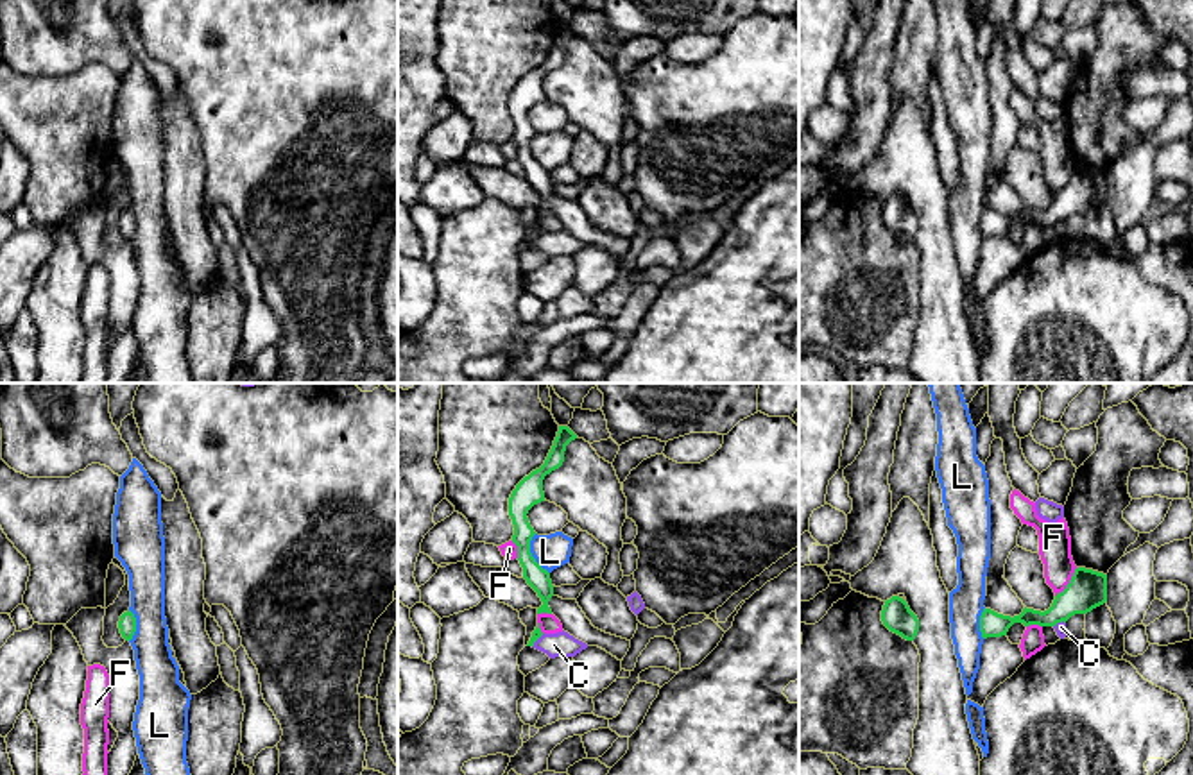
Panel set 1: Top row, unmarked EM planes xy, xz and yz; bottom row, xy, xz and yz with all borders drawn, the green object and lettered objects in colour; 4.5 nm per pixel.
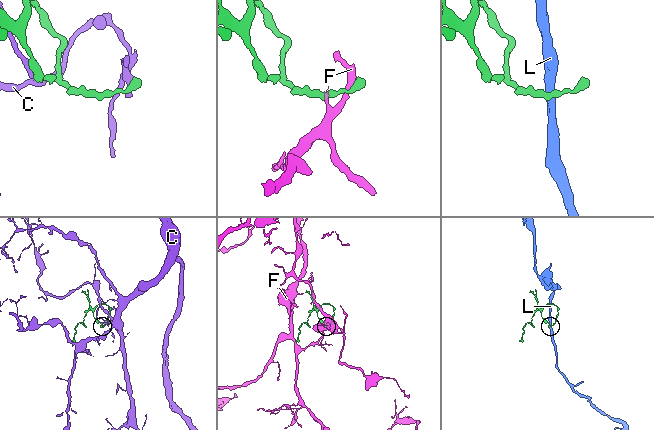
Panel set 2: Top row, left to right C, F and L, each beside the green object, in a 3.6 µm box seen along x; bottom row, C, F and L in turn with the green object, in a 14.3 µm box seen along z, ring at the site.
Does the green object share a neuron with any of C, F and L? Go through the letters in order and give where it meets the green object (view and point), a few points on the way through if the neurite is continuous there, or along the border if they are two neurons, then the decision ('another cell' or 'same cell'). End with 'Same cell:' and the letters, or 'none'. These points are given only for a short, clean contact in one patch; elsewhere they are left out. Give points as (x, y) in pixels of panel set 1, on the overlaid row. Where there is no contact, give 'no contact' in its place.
C: meets green in xz at (536, 639); another cell
F: meets green in yz at (1070, 582); another cell
L: meets green in xz at (531, 553); border along xz (534, 534), (531, 555), (549, 573); another cell
Same cell: none

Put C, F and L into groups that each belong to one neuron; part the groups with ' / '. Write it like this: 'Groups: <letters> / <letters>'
Groups: C / F / L

